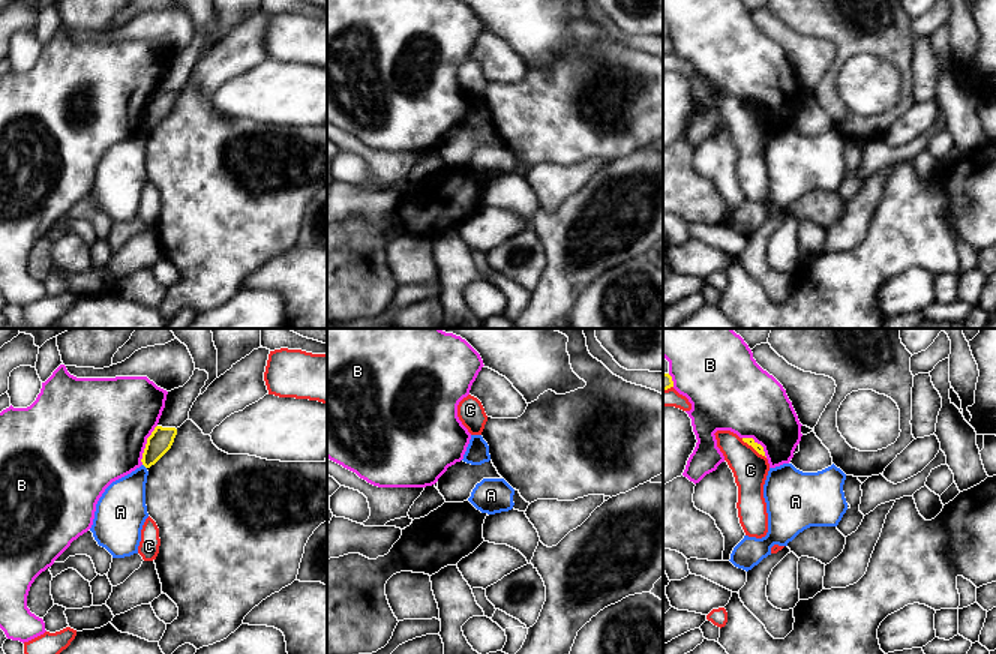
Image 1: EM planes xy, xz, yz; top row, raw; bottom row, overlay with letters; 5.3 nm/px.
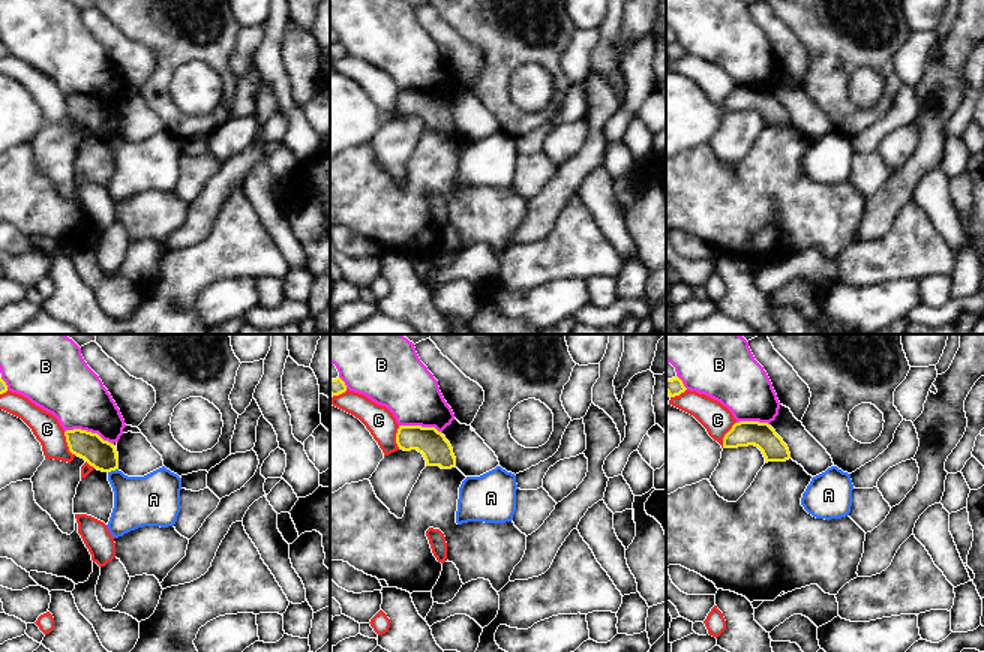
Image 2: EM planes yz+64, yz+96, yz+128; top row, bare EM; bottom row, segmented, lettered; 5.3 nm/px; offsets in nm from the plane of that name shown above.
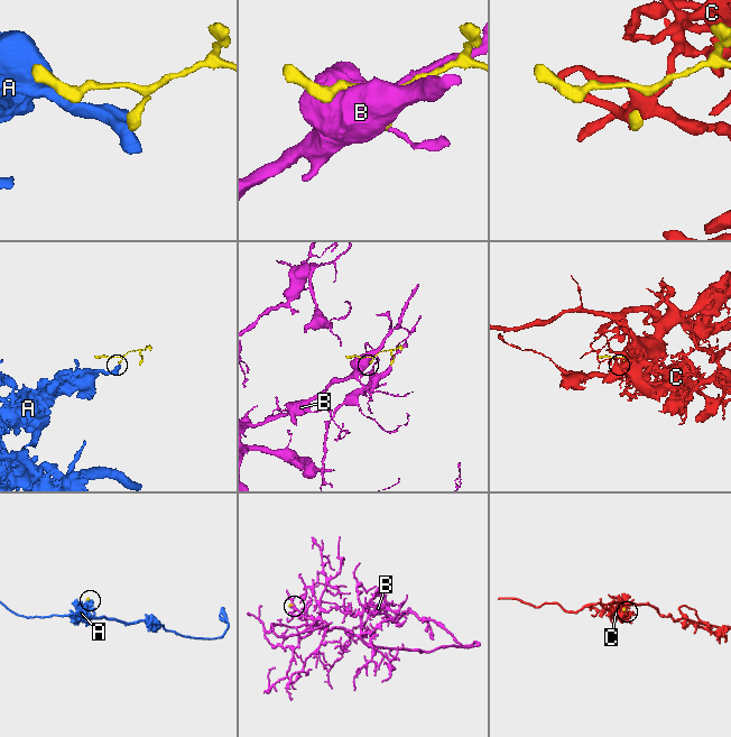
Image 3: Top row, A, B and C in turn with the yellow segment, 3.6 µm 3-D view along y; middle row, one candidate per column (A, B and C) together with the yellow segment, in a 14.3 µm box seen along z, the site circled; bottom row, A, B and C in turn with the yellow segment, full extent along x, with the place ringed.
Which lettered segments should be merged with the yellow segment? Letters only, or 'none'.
none

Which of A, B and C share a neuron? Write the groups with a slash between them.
A / B / C

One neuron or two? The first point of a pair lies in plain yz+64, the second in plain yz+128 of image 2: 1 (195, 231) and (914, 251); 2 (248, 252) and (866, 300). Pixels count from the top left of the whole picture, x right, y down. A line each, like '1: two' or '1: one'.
1: two
2: two

